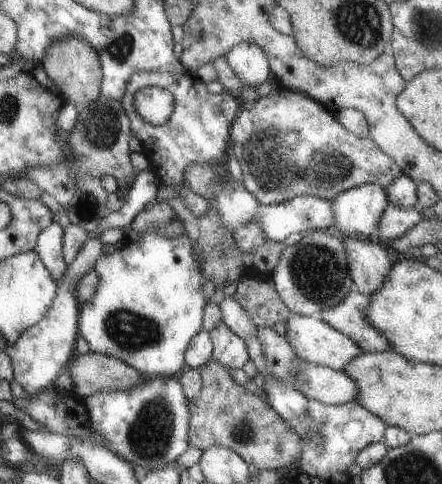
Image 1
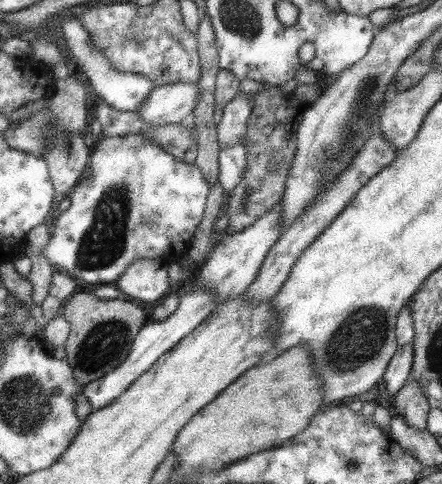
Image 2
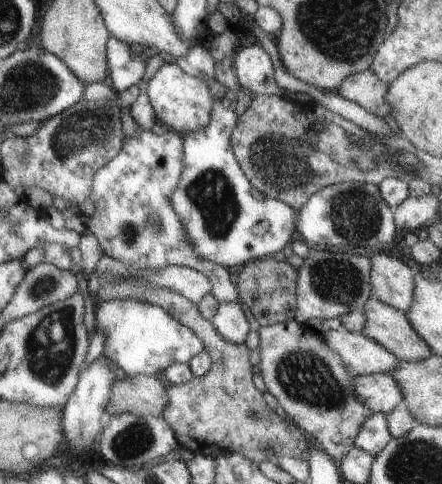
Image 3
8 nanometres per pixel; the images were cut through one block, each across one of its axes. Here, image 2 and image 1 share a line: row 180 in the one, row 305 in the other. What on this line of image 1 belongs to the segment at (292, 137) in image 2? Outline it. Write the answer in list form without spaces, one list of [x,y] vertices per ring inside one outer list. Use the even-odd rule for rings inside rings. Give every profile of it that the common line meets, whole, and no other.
[[[239,278],[233,298],[257,328],[273,328],[275,322],[287,322],[291,316],[273,284],[261,278]]]

